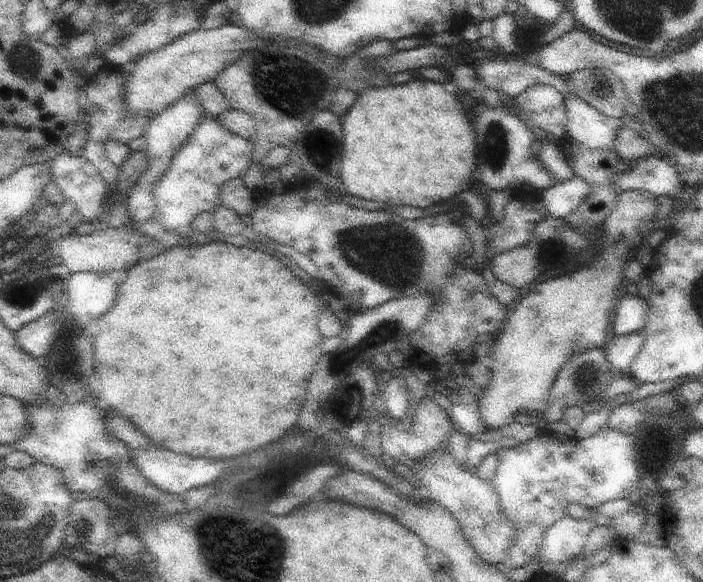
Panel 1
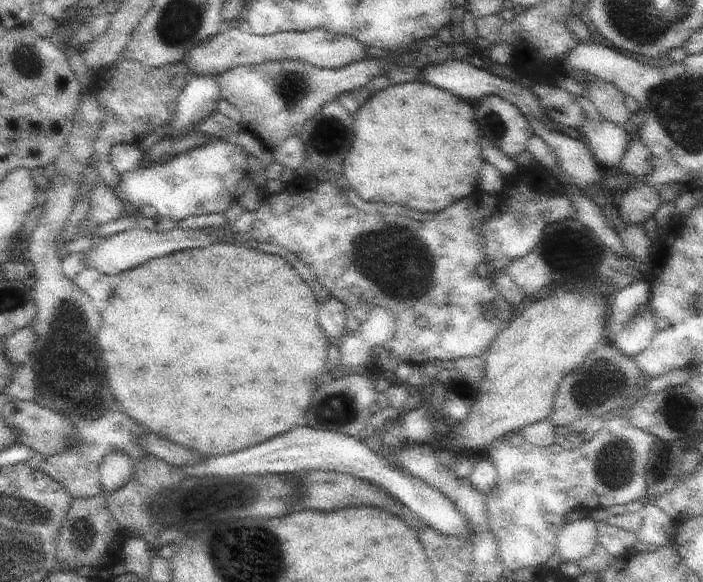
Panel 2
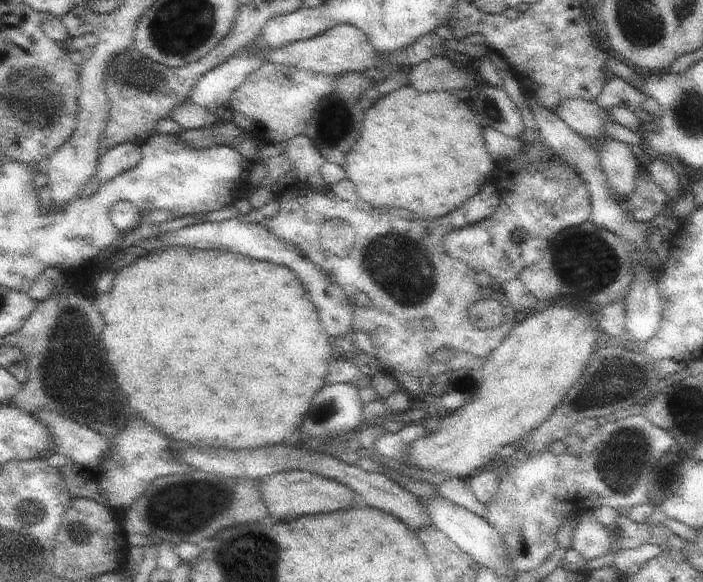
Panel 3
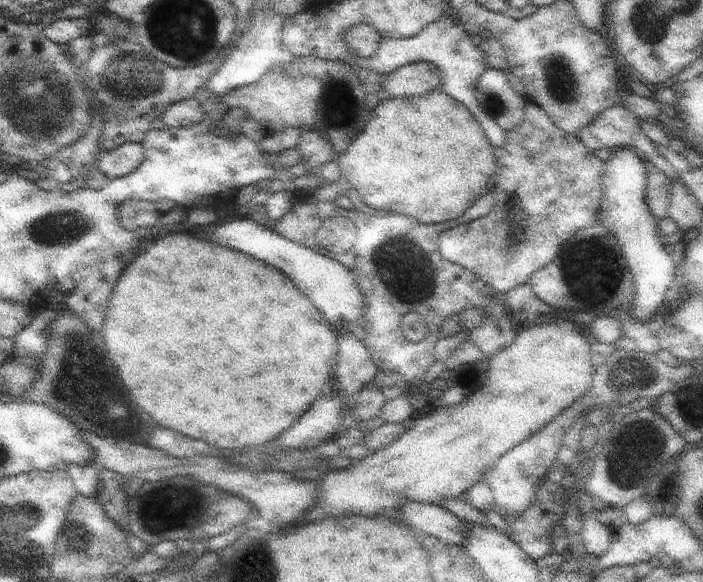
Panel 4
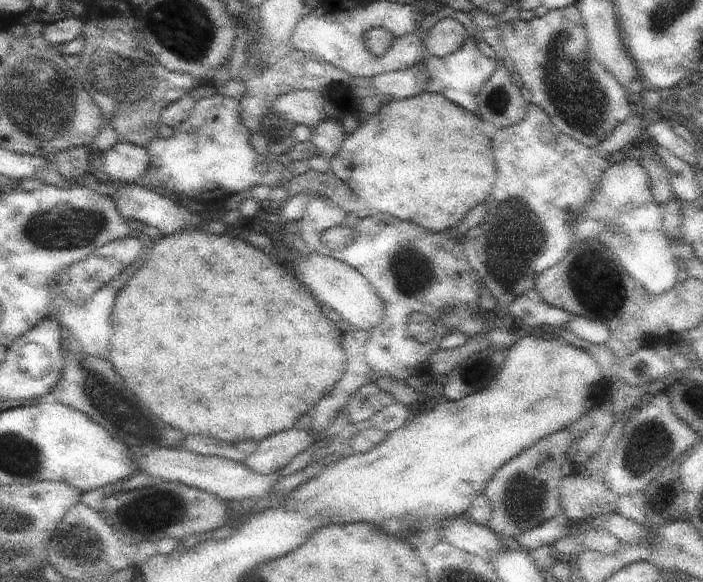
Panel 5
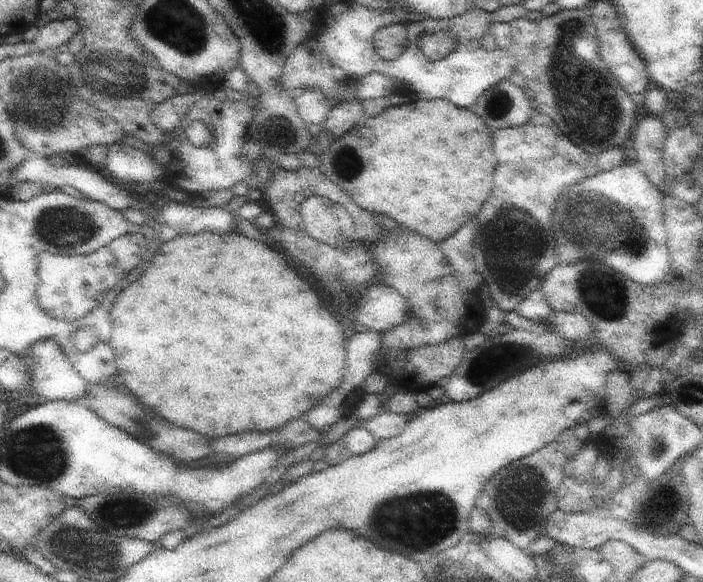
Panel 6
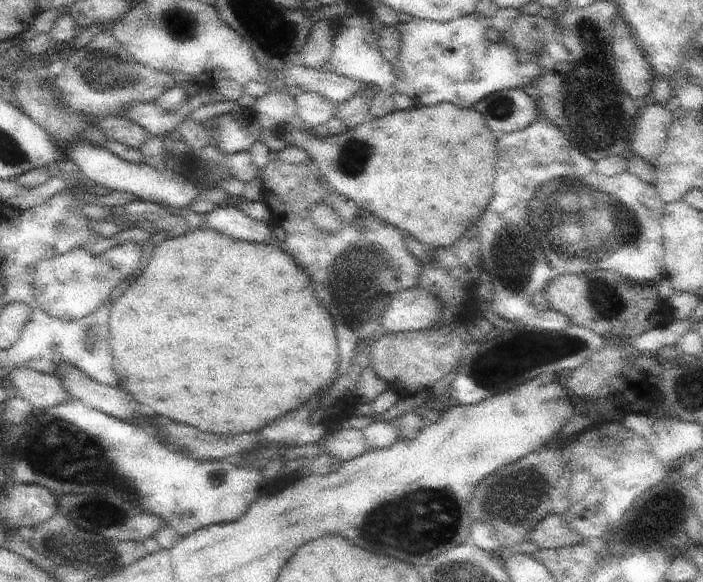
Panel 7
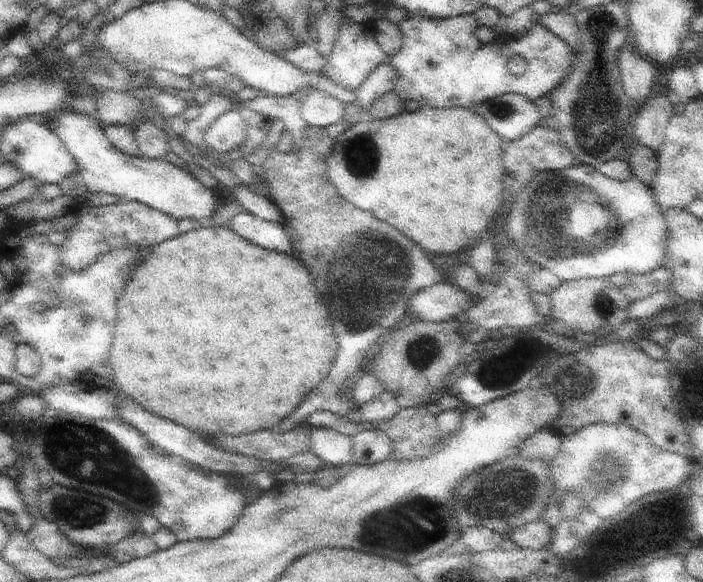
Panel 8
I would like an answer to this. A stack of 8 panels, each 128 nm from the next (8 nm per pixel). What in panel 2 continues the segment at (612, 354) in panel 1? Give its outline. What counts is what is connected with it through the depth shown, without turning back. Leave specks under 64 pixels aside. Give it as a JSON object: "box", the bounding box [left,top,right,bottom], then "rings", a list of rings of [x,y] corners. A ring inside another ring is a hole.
{"box":[610,302,656,357],"rings":[[[648,302],[636,311],[626,328],[610,338],[610,341],[621,351],[634,357],[650,344],[656,332],[656,325],[652,305]]]}

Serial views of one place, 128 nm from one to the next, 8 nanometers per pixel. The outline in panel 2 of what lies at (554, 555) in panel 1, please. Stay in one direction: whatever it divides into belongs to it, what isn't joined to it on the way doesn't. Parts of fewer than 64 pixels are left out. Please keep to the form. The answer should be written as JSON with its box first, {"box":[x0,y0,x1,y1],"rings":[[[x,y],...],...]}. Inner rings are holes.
{"box":[557,517,599,561],"rings":[[[592,517],[566,522],[557,538],[557,551],[564,561],[582,560],[599,549],[598,521]]]}

